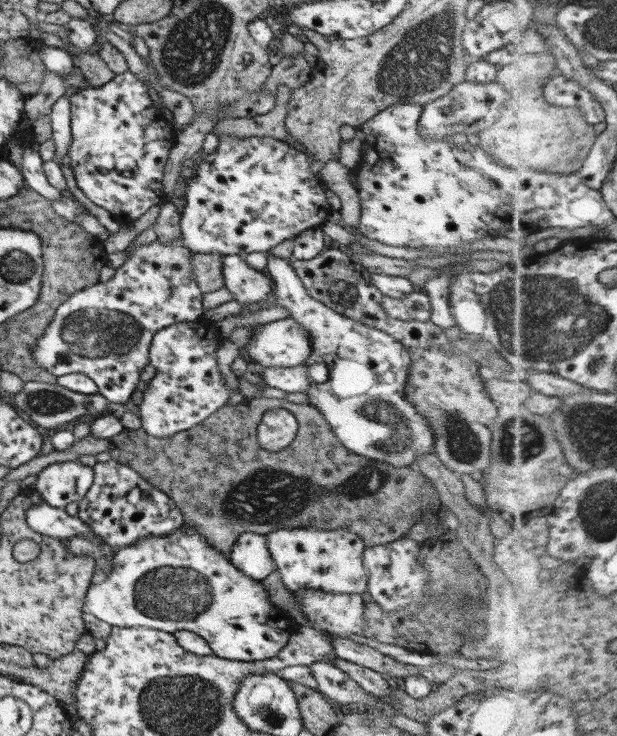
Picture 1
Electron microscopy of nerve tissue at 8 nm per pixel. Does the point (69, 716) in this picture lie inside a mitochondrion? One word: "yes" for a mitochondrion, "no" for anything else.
no

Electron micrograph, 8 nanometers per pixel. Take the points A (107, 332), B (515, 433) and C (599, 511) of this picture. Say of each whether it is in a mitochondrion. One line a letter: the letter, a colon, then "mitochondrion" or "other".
A: mitochondrion
B: mitochondrion
C: mitochondrion

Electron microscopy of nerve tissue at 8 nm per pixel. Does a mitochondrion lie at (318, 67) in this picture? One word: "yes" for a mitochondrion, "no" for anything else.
no

